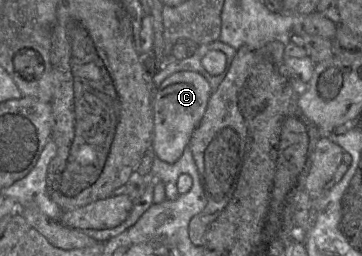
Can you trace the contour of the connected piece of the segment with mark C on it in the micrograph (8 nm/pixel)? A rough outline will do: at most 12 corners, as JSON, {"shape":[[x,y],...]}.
{"shape":[[175,72],[156,88],[151,147],[181,157],[206,111],[200,73]]}

